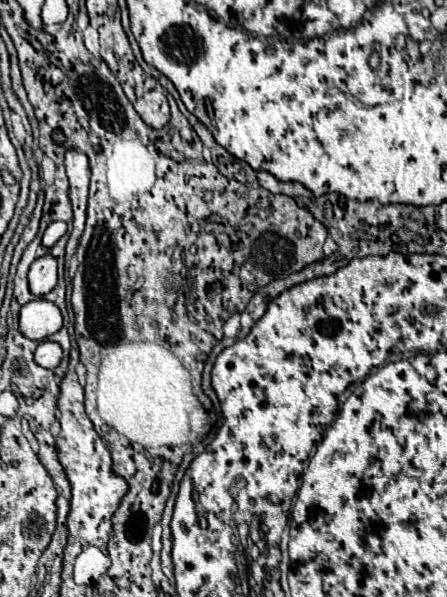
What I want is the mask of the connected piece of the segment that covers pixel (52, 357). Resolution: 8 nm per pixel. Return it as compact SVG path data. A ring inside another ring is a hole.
M43 341L35 349L35 361L45 369L55 369L63 357L63 349L53 341Z

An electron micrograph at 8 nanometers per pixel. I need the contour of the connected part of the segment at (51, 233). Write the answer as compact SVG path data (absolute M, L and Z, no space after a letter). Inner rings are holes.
M63 221L51 223L51 225L47 227L45 235L43 235L43 245L45 245L45 247L53 247L53 245L65 235L65 231L67 231L67 225L65 225Z

